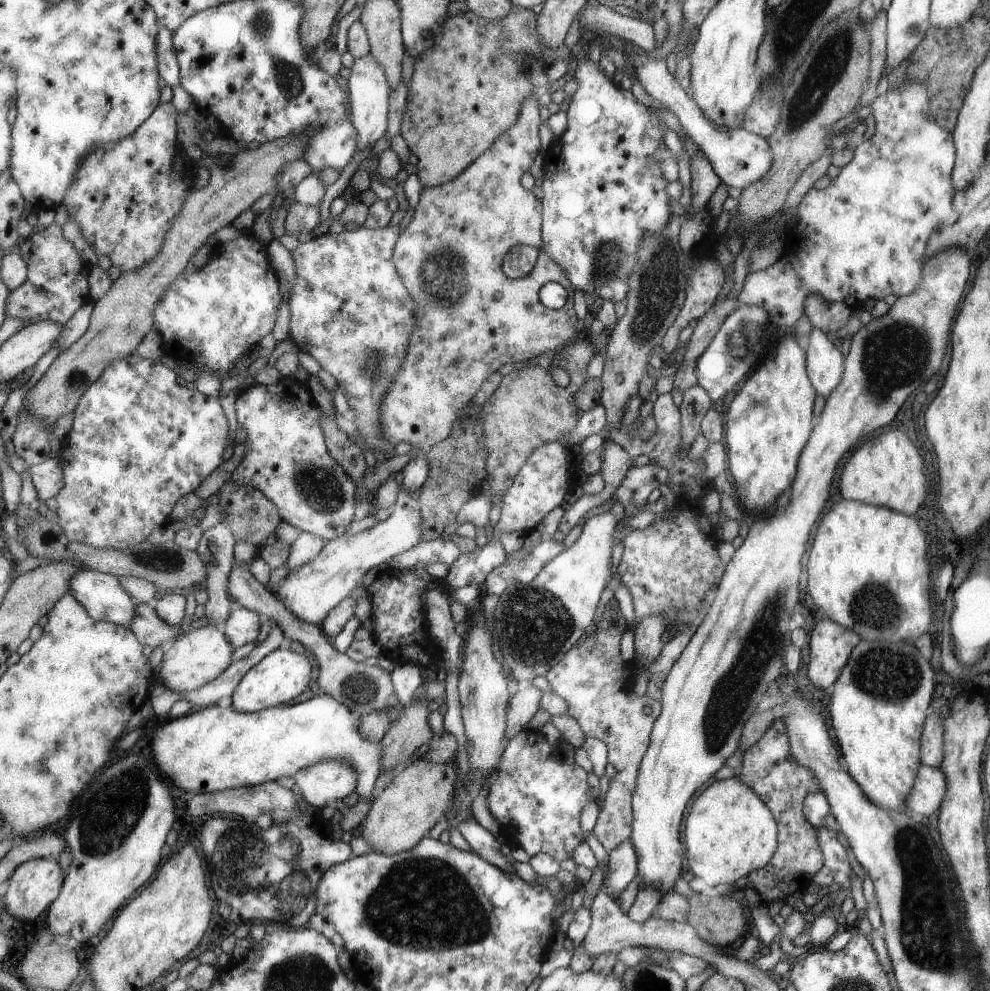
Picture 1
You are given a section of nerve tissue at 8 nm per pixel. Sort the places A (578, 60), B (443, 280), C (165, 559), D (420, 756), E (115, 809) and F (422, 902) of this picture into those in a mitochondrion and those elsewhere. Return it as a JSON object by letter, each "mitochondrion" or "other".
{"A":"other","B":"mitochondrion","C":"mitochondrion","D":"other","E":"mitochondrion","F":"mitochondrion"}

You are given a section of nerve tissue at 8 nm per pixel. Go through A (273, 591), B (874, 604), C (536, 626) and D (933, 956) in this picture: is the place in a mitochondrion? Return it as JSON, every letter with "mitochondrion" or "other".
{"A":"other","B":"mitochondrion","C":"mitochondrion","D":"mitochondrion"}

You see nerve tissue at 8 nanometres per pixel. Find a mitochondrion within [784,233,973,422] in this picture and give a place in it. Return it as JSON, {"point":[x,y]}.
{"point":[895,354]}

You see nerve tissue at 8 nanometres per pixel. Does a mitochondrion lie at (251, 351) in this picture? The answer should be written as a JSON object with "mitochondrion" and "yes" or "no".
{"mitochondrion":"no"}

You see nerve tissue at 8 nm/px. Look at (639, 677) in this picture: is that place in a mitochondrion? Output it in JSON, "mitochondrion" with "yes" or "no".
{"mitochondrion":"no"}

